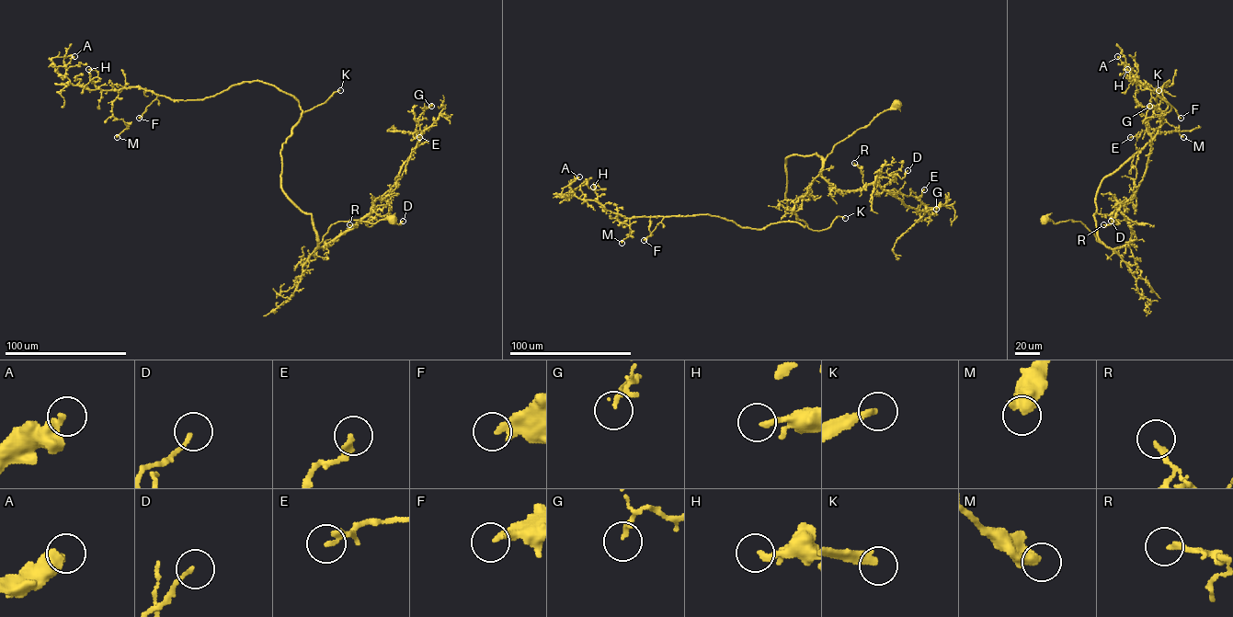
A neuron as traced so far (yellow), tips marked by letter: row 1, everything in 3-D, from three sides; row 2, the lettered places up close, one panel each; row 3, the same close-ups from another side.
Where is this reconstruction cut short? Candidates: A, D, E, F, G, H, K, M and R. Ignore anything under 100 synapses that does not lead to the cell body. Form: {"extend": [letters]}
{"extend": ["K"]}

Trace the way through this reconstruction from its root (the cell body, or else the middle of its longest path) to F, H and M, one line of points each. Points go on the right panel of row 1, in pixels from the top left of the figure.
F: (1044, 219), (1080, 221), (1101, 243), (1094, 214), (1101, 182), (1157, 133), (1168, 81), (1155, 99), (1181, 118)
H: (1044, 219), (1080, 221), (1101, 243), (1101, 182), (1168, 106), (1170, 81), (1156, 100), (1127, 69)
M: (1044, 219), (1080, 221), (1101, 243), (1101, 182), (1157, 133), (1168, 81), (1155, 99), (1158, 87), (1183, 137)

